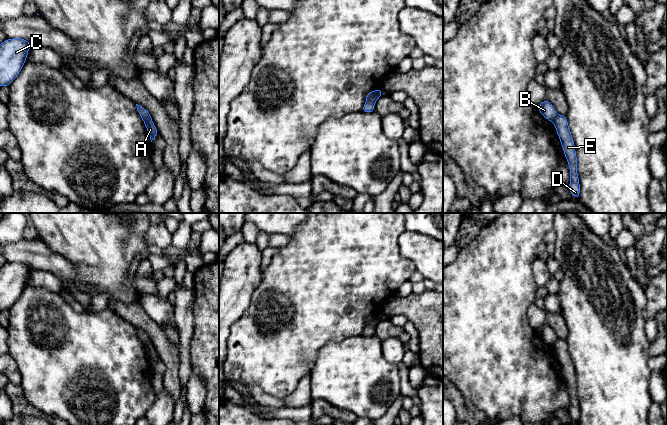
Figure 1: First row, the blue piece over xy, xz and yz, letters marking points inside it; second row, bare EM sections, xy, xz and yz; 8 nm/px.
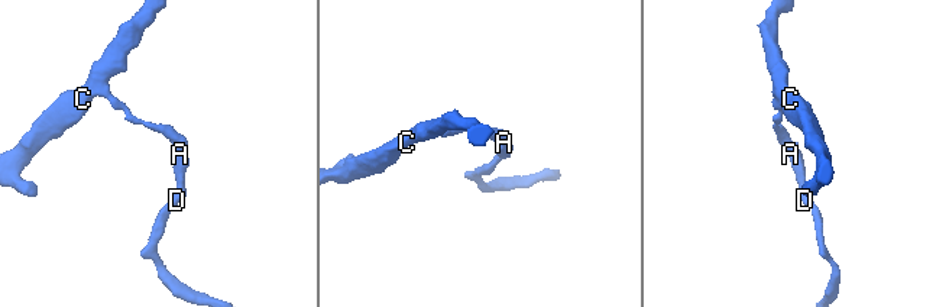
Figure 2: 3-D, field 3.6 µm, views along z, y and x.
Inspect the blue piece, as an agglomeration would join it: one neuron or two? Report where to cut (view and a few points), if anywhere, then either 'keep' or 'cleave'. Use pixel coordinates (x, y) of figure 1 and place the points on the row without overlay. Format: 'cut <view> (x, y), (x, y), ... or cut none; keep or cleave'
cut xy (143, 342), (151, 344); cleave

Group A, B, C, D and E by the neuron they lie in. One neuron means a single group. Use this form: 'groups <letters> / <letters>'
groups A D E / B C

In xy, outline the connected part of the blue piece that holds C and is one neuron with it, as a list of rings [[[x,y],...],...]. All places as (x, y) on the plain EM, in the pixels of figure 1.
[[[23,262],[6,263],[0,268],[0,312],[9,310],[19,299],[31,271]]]

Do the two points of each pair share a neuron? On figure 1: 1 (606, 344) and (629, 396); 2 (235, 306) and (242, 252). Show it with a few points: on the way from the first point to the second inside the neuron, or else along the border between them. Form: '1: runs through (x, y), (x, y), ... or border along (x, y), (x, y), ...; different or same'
1: runs through (610, 357), (612, 379), (616, 383); same
2: runs through (235, 293), (238, 281), (242, 275), (242, 265); same

